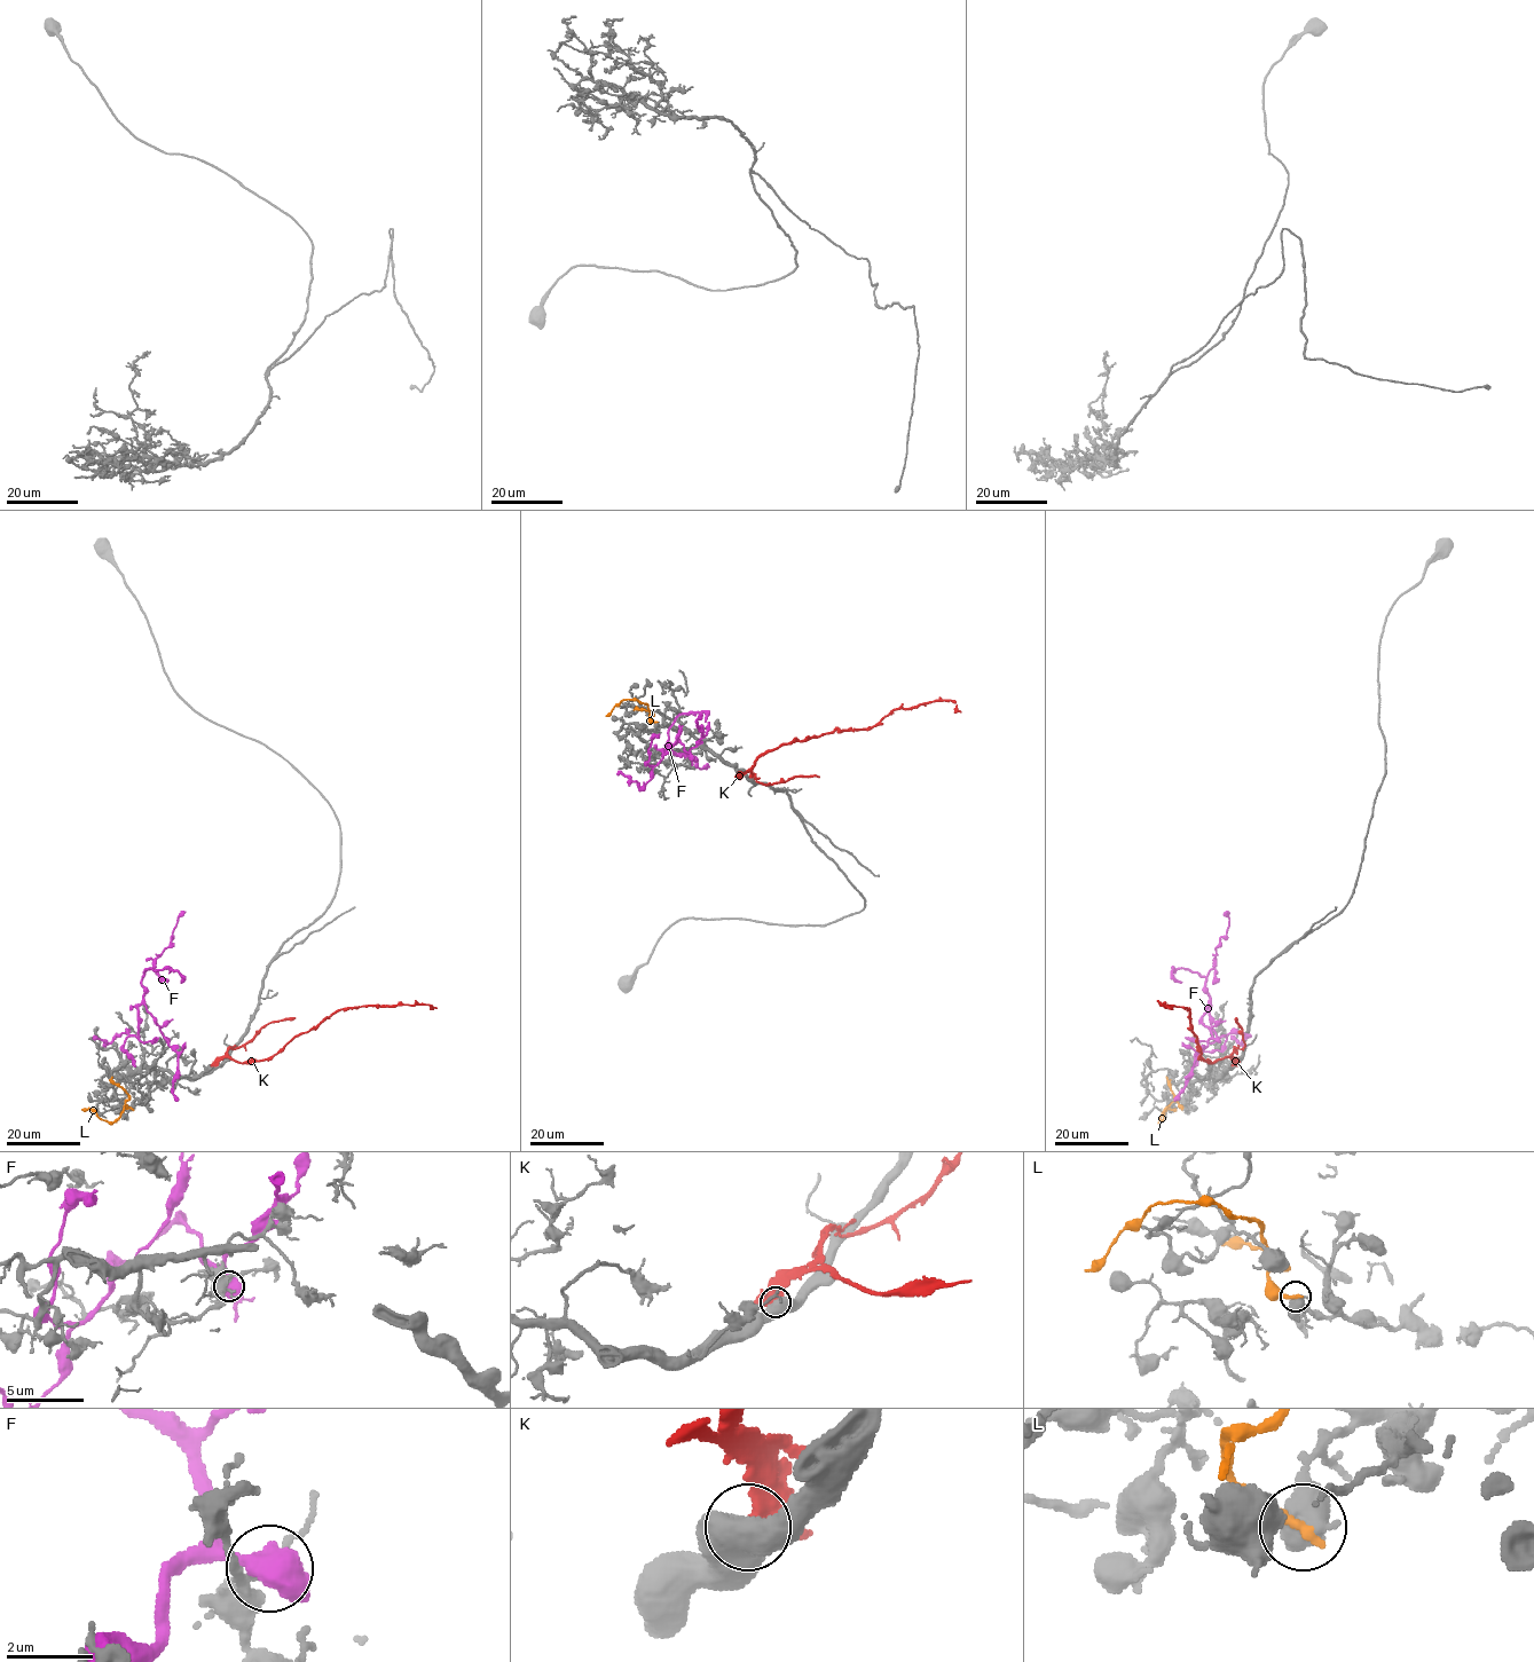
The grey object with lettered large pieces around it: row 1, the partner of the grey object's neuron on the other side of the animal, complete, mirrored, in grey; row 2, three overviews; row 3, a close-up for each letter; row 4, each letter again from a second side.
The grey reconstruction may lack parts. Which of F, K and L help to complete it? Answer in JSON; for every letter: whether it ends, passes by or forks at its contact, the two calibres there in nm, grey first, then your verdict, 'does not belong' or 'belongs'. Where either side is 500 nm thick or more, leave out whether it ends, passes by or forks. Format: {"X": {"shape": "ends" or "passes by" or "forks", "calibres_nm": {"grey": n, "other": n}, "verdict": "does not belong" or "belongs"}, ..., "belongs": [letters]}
{"F": {"calibres_nm": {"grey": 180, "other": 850}, "verdict": "does not belong"}, "K": {"calibres_nm": {"grey": 800, "other": 600}, "verdict": "does not belong"}, "L": {"calibres_nm": {"grey": 650, "other": 280}, "verdict": "does not belong"}, "belongs": []}

